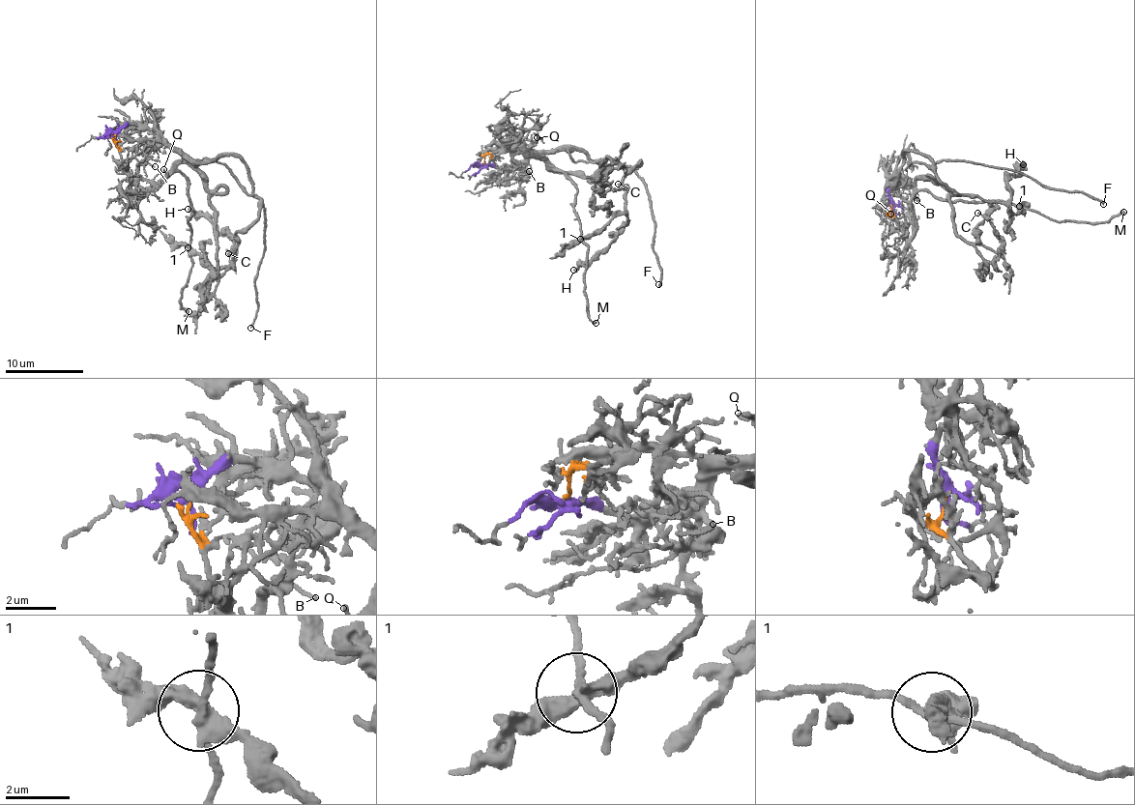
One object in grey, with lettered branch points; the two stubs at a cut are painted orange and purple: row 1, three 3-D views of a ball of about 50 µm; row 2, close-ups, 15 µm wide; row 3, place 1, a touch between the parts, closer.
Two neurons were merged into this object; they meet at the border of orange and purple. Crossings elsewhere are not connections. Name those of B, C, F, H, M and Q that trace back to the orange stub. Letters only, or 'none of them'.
C, M, Q

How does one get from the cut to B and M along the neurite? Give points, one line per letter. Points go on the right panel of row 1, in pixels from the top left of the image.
B: (890, 207), (889, 187), (897, 175), (907, 178), (916, 199)
M: (891, 205), (889, 216), (909, 238), (911, 199), (927, 191), (1010, 201), (1055, 220), (1107, 223), (1124, 212)

